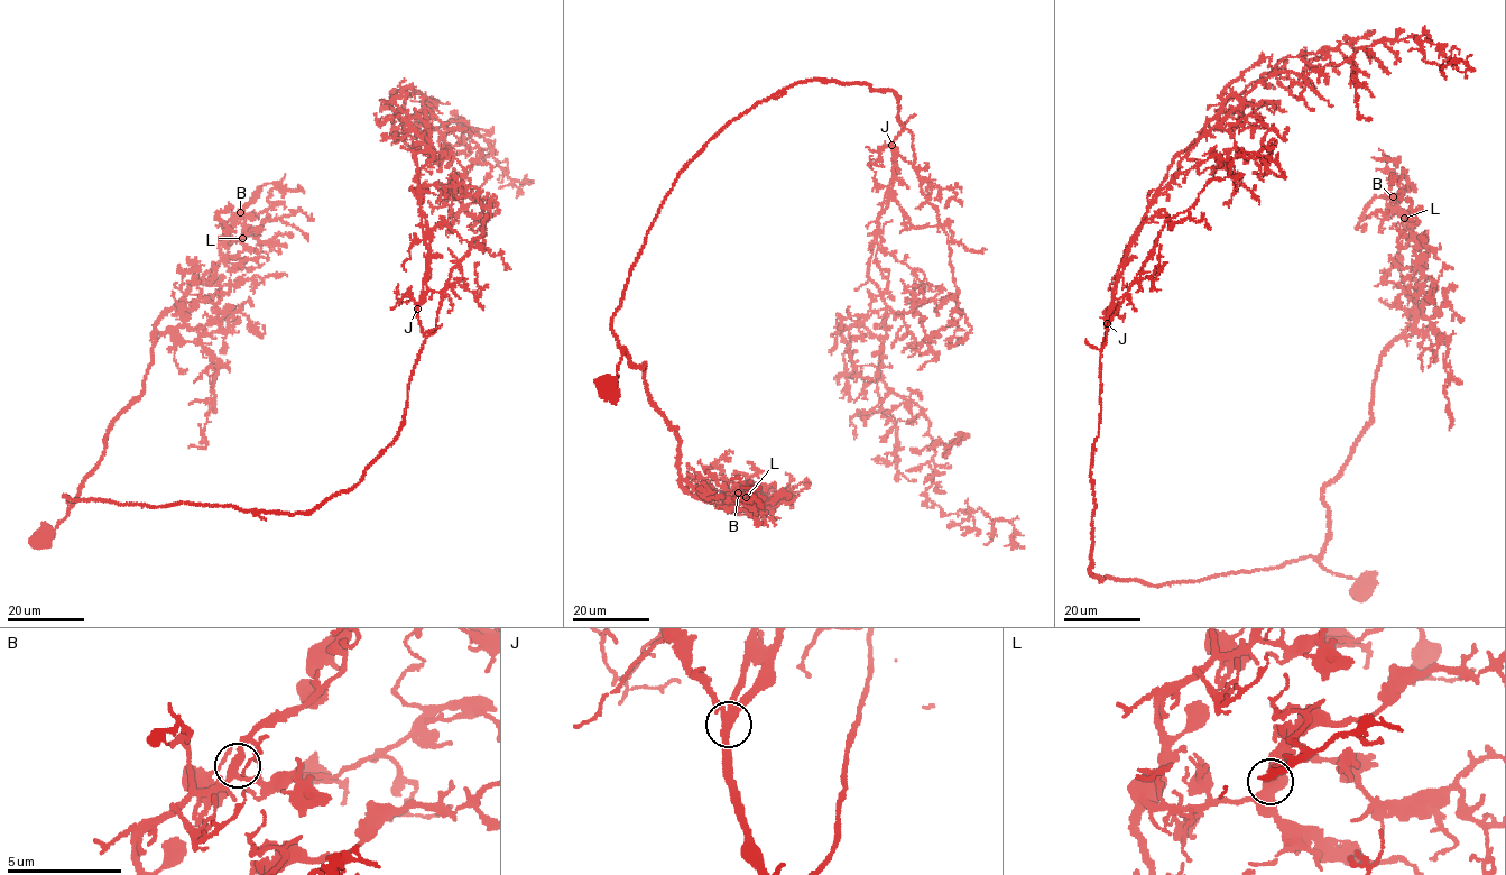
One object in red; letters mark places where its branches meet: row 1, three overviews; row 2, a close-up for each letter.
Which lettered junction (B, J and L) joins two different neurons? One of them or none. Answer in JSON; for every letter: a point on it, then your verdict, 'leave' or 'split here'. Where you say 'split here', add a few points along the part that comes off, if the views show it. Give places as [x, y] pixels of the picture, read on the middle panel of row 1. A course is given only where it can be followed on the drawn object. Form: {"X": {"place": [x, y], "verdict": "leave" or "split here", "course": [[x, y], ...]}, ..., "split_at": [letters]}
{"B": {"place": [738, 493], "verdict": "leave"}, "J": {"place": [892, 145], "verdict": "split here", "course": [[892, 144], [896, 167], [875, 256], [886, 289], [861, 324], [841, 333], [857, 372], [868, 376]]}, "L": {"place": [746, 497], "verdict": "leave"}, "split_at": ["J"]}

